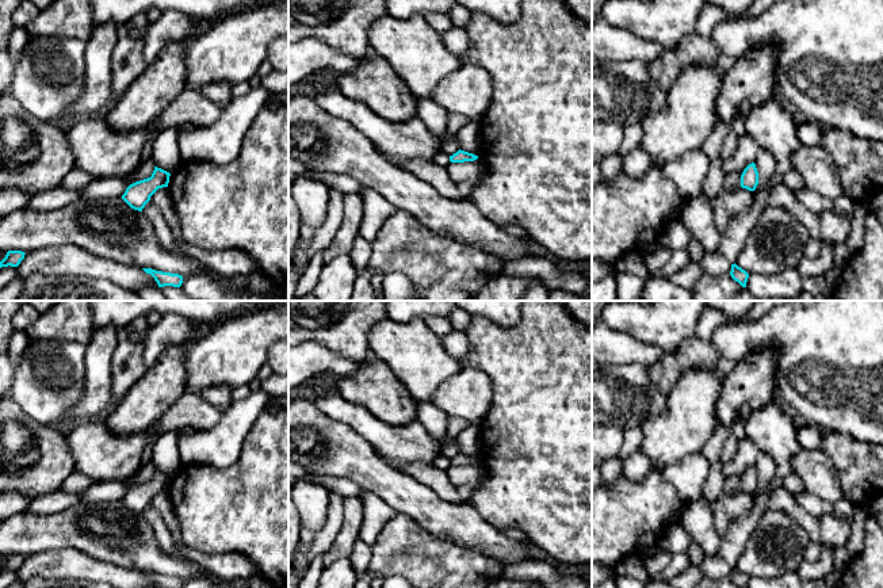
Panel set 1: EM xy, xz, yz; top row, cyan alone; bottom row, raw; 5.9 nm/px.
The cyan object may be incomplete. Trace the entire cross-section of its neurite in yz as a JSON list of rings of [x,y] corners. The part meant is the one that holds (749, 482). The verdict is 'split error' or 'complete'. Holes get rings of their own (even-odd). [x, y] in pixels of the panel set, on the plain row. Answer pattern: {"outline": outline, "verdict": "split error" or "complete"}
{"outline": [[[749,467],[741,478],[741,490],[749,495],[754,495],[758,488],[758,476],[756,467]]], "verdict": "complete"}

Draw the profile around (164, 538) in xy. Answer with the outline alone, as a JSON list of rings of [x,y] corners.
[[[150,504],[145,508],[142,516],[153,528],[158,546],[168,554],[181,555],[163,518]]]

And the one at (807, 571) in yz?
[[[821,546],[819,561],[814,564],[803,561],[796,570],[800,580],[822,580],[826,577],[834,569],[833,554],[834,550],[830,546]]]

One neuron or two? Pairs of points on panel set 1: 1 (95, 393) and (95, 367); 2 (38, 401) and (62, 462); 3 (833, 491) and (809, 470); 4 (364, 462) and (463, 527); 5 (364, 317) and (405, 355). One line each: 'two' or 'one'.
1: one
2: two
3: one
4: one
5: two

